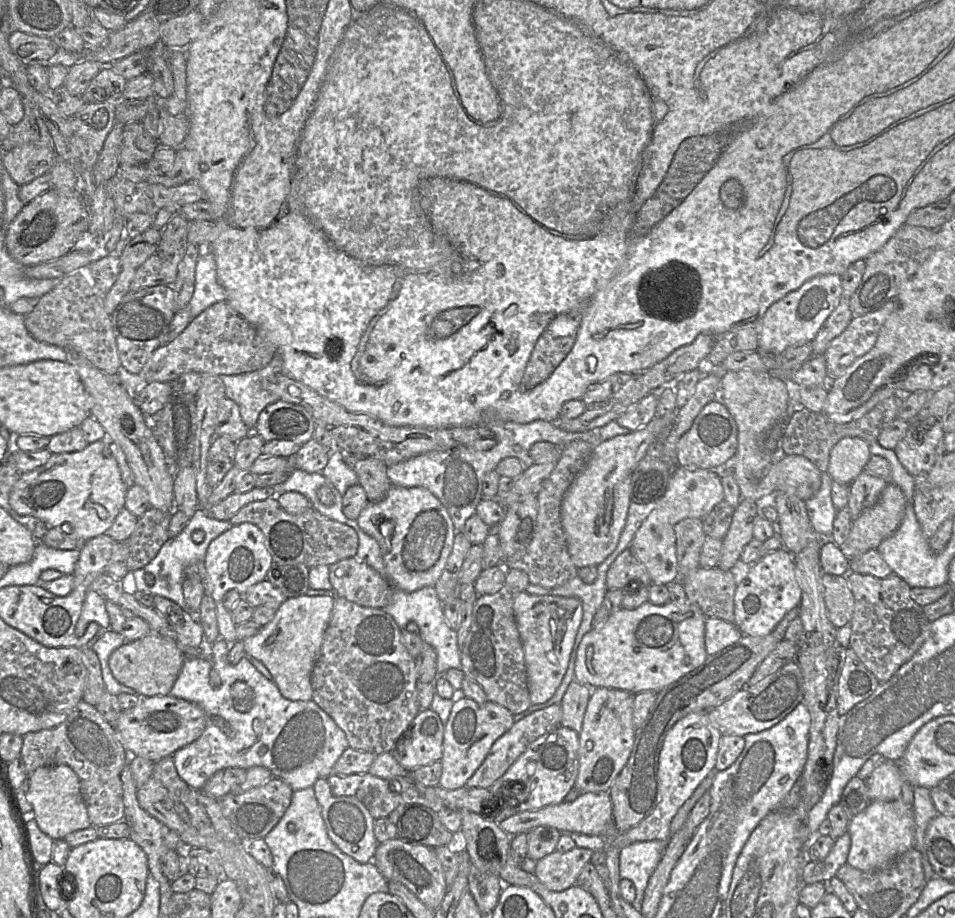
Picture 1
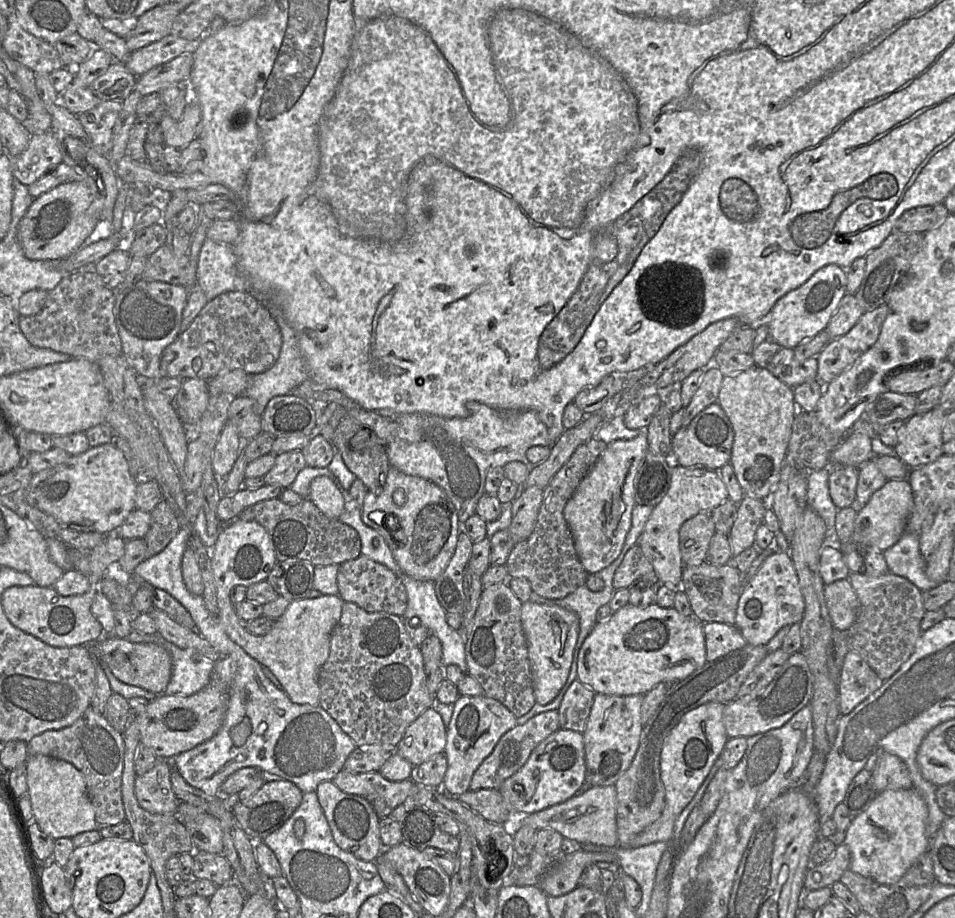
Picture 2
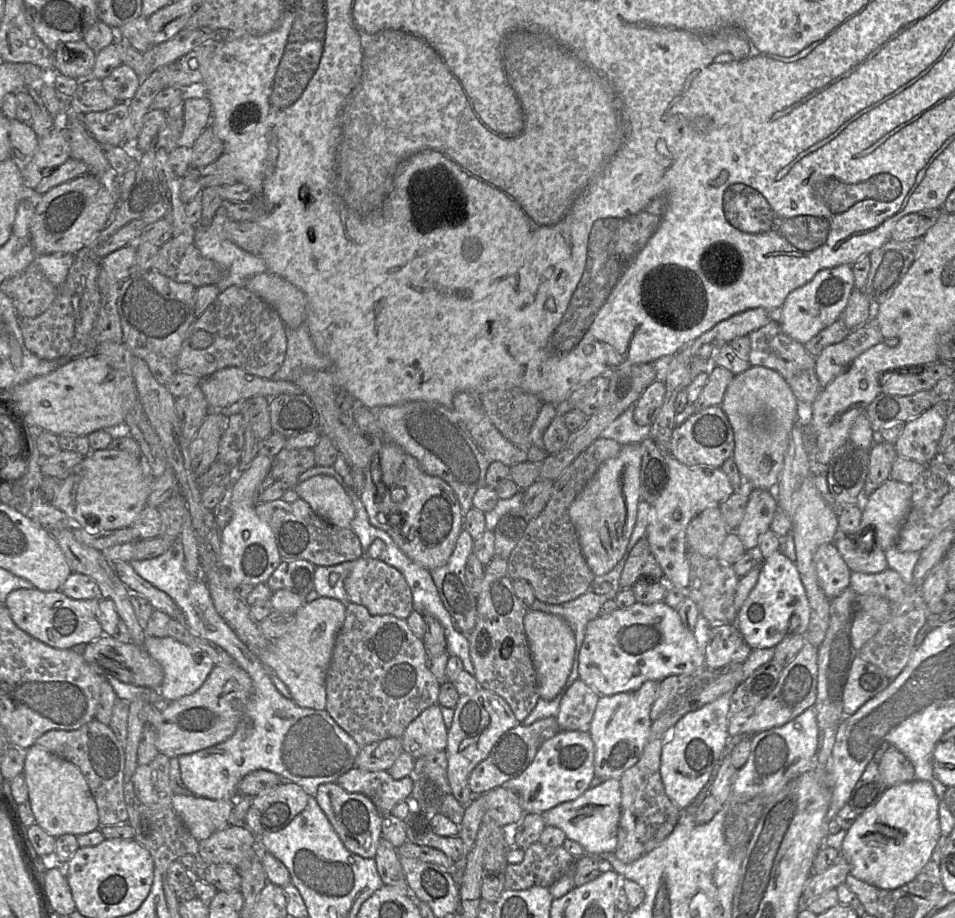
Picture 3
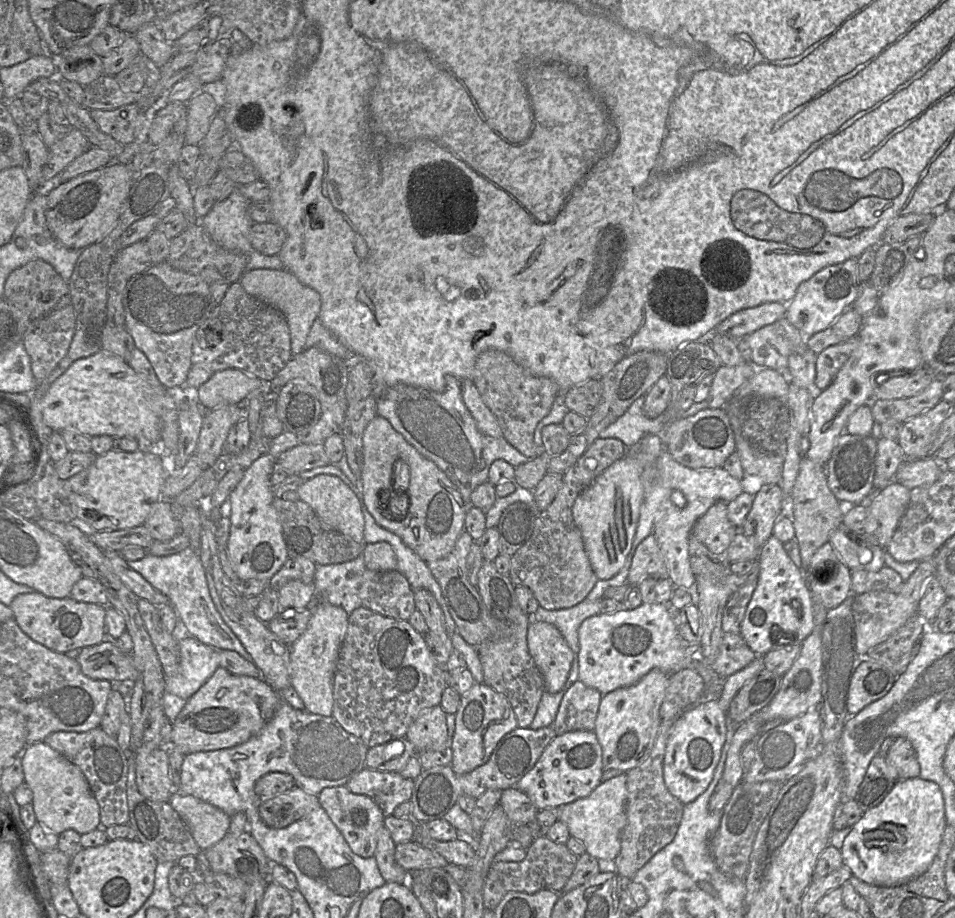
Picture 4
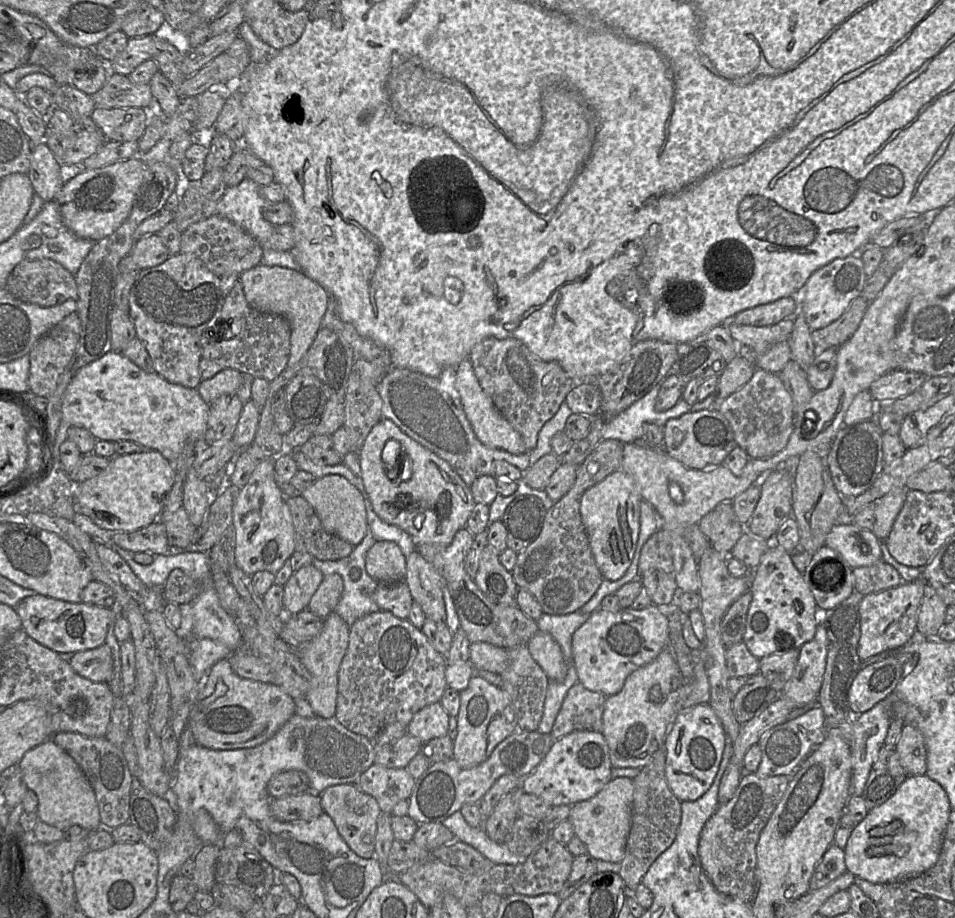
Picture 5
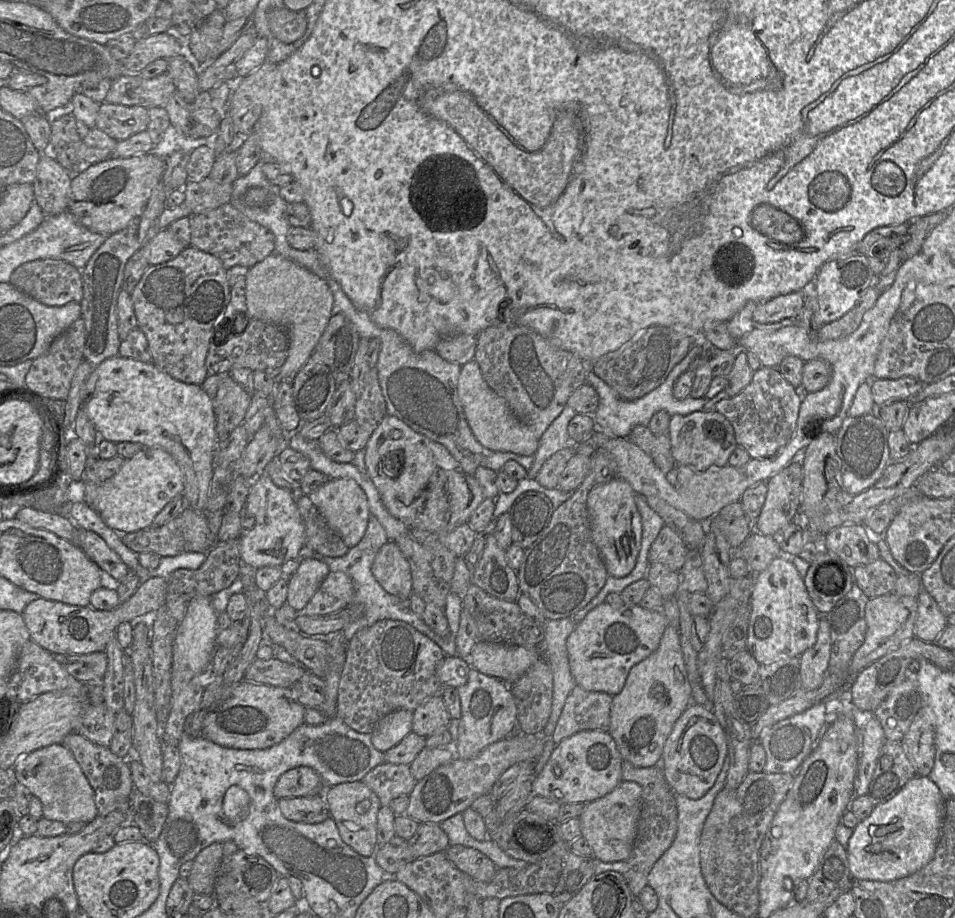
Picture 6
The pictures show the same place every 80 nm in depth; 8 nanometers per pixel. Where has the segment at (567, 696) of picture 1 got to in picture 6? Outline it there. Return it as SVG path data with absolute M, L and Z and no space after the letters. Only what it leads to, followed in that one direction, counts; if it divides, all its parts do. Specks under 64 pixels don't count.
M576 685L564 703L556 727L550 736L557 745L579 731L609 731L611 695L587 691Z

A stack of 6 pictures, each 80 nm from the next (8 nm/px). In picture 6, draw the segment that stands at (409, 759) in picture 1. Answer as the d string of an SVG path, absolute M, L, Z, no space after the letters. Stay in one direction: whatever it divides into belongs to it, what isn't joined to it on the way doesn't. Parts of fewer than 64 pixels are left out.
M440 693L428 698L414 710L412 731L428 737L448 728L451 719Z

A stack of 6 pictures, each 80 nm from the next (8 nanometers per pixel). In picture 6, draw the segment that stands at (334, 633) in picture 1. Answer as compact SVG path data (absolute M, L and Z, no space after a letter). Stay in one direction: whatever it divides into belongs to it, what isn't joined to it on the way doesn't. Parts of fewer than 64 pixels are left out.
M384 619L359 630L347 642L346 661L338 686L336 717L357 732L371 734L378 722L389 713L399 709L414 711L428 698L441 693L443 686L436 675L436 668L445 656L436 643L402 621Z

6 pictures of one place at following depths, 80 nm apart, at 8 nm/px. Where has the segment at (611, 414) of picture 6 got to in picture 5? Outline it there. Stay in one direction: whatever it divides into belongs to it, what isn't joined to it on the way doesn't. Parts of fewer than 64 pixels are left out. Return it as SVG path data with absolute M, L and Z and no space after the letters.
M657 384L626 410L604 422L601 429L602 439L619 440L624 444L640 443L644 441L643 424L656 424L664 428L669 419L678 418L691 411L692 406L681 397L672 408L657 412L655 401L659 389L660 385Z

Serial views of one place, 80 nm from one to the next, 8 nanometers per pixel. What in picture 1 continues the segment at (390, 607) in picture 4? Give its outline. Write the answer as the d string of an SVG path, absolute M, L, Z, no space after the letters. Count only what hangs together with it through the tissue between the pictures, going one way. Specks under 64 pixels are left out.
M346 558L329 566L329 580L336 596L360 606L384 609L391 602L392 587L375 569L355 558Z

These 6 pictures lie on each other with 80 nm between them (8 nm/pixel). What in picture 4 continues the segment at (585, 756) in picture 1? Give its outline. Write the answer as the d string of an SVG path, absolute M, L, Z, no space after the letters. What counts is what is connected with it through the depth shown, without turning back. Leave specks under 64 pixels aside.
M653 669L631 686L602 696L594 733L602 748L603 770L627 772L641 765L650 755L661 724L660 706L669 684L669 675Z

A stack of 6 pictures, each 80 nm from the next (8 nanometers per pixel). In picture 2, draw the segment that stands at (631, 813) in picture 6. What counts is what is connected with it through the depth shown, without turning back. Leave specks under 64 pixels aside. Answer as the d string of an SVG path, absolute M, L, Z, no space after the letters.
M615 785L594 786L565 802L532 814L519 816L516 824L526 824L536 830L551 828L558 831L564 838L576 840L580 844L615 847L618 846L616 810L617 791Z

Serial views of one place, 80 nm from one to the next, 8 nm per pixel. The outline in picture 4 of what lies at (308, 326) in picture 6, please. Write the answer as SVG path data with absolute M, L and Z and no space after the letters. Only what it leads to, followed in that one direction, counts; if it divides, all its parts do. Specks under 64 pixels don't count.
M285 268L245 271L239 282L250 296L275 307L285 316L290 331L291 354L296 356L302 353L305 350L310 329L319 317L321 309L320 294L313 288L303 284Z

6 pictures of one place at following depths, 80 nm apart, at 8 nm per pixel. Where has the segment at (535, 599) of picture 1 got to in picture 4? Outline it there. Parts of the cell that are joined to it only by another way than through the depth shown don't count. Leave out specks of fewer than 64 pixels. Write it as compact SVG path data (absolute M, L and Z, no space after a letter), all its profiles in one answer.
M531 620L527 631L528 650L544 679L545 690L559 692L565 685L573 651L560 631L543 621Z

